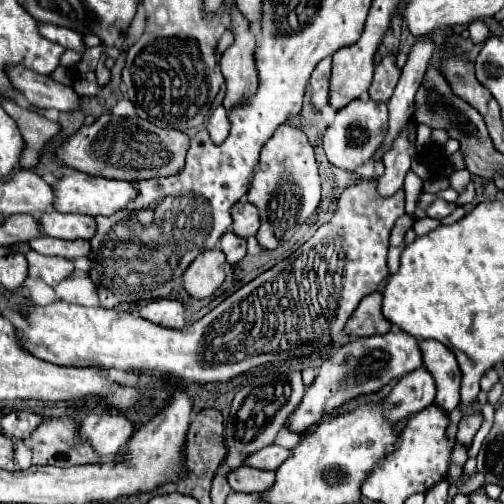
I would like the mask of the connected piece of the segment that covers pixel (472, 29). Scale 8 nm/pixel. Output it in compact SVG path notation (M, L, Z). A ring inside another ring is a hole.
M475 20L469 24L469 34L471 34L473 42L485 42L485 38L489 36L489 28L483 20Z

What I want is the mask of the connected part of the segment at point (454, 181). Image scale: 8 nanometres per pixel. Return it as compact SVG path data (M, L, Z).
M466 168L461 170L454 170L448 179L450 186L458 193L461 193L471 181L471 174Z

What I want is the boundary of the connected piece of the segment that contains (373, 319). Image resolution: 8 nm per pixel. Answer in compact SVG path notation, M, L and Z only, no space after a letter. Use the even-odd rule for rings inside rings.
M379 292L365 296L347 322L347 334L363 338L363 336L389 332L393 324L387 322L385 316L381 314L381 302L383 302L383 294Z

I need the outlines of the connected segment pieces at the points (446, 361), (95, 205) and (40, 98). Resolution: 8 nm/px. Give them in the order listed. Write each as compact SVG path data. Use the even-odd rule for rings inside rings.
M437 340L419 342L423 364L435 378L437 396L435 404L443 412L451 412L459 404L459 386L461 386L461 368L455 360L455 354Z
M75 172L71 176L63 176L55 186L55 210L65 214L85 214L85 216L113 216L123 210L137 198L135 182L125 180L107 180L99 176L89 176L83 172Z
M13 66L7 70L7 74L15 84L15 90L21 92L35 108L57 108L61 112L73 112L81 104L81 98L73 88L55 82L51 76L35 74L23 66Z

